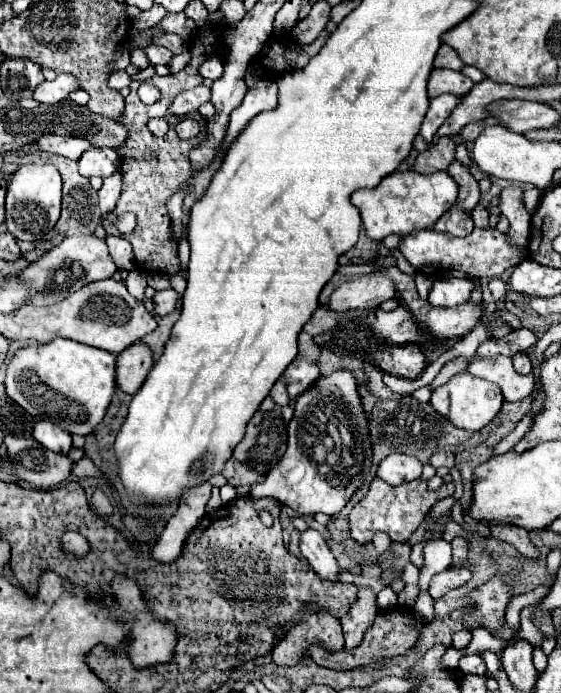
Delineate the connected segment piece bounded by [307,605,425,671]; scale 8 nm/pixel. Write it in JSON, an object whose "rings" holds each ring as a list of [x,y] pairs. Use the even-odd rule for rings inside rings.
{"rings":[[[397,605],[393,609],[383,609],[377,613],[373,625],[365,631],[363,635],[363,641],[355,647],[355,649],[341,649],[341,651],[327,651],[323,649],[321,645],[311,645],[307,647],[307,655],[317,663],[317,665],[323,665],[323,667],[329,667],[329,669],[335,669],[335,671],[349,671],[349,669],[355,669],[359,665],[367,665],[367,663],[375,663],[375,661],[381,661],[381,659],[387,659],[387,657],[393,657],[393,655],[403,655],[407,653],[409,649],[415,647],[419,635],[423,633],[425,629],[425,623],[421,619],[415,617],[413,609],[411,607],[403,607],[403,605]]]}

